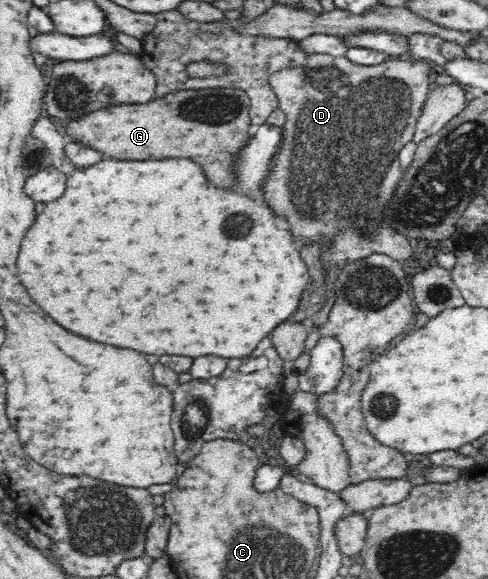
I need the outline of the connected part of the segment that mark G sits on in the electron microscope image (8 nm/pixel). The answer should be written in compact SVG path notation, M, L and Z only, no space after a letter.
M234 88L189 89L174 91L168 99L144 105L112 105L86 113L68 123L68 140L81 143L114 159L166 159L188 157L196 161L206 177L218 187L232 187L232 161L236 151L251 137L254 125L250 116L251 99Z

